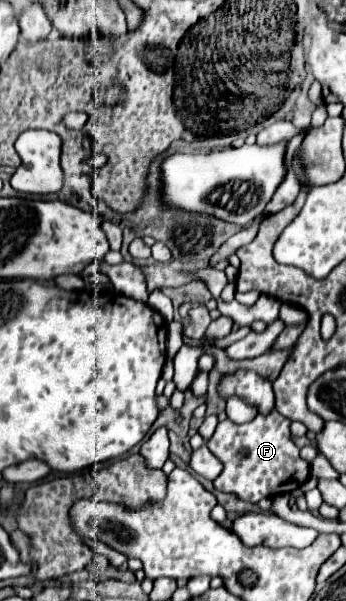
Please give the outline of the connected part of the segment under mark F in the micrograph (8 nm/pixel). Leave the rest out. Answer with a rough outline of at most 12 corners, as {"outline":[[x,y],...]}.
{"outline":[[277,410],[217,424],[214,481],[243,502],[289,494],[309,462]]}

